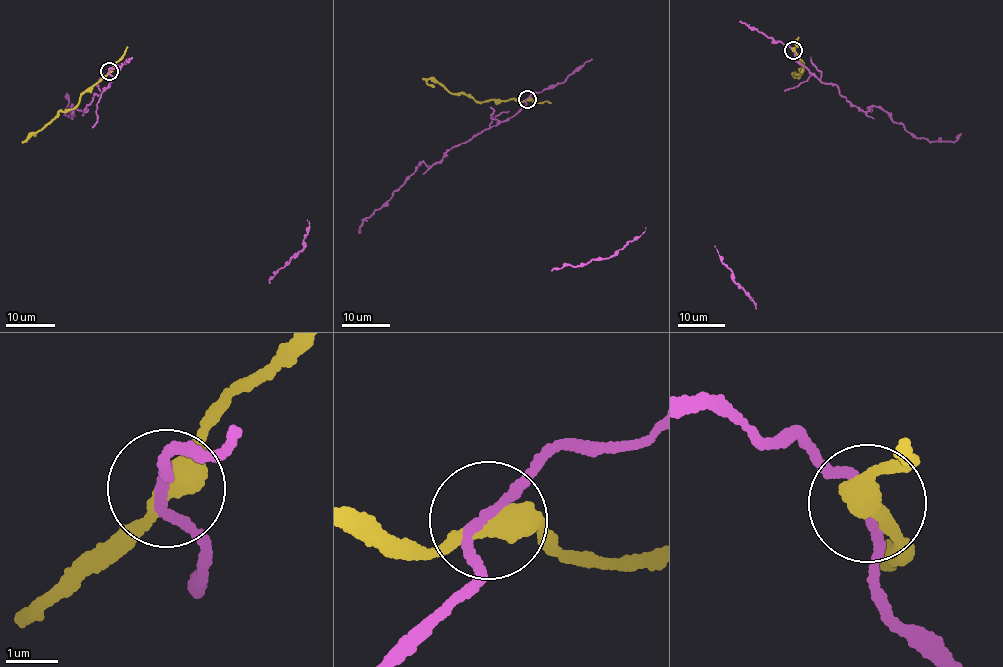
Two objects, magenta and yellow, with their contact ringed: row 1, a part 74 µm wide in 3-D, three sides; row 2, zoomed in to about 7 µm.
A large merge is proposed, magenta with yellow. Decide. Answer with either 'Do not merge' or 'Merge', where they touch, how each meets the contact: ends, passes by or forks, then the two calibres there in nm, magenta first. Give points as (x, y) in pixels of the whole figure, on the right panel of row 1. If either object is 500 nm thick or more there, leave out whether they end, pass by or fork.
Do not merge. Place: (793, 50). At the ring magenta passes by. At the ring yellow passes by. Thickness 180 nm (magenta) against 400 nm

